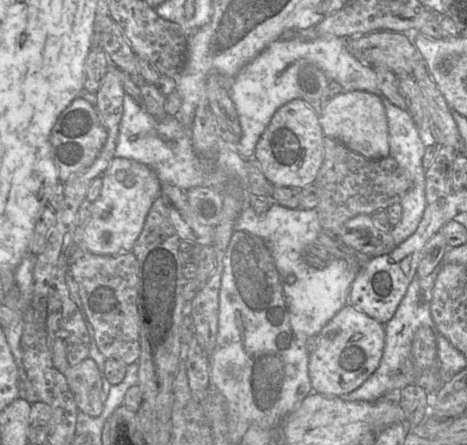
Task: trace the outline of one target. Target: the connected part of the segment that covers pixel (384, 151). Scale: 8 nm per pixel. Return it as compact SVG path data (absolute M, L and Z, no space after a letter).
M365 91L341 92L326 102L319 113L319 122L325 137L340 141L369 160L389 156L386 112L381 99L375 94Z

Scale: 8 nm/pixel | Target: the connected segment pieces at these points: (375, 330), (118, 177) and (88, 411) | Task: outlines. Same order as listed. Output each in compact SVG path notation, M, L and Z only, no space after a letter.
M347 303L321 330L318 348L309 356L313 392L324 396L349 394L377 369L385 346L385 327Z
M118 157L113 158L102 175L102 181L101 193L93 202L88 224L76 229L74 246L101 256L131 252L154 200L160 196L161 183L149 166Z
M87 358L77 366L67 368L64 376L79 411L90 417L97 418L103 410L104 403L101 400L102 380L96 363L91 358Z

